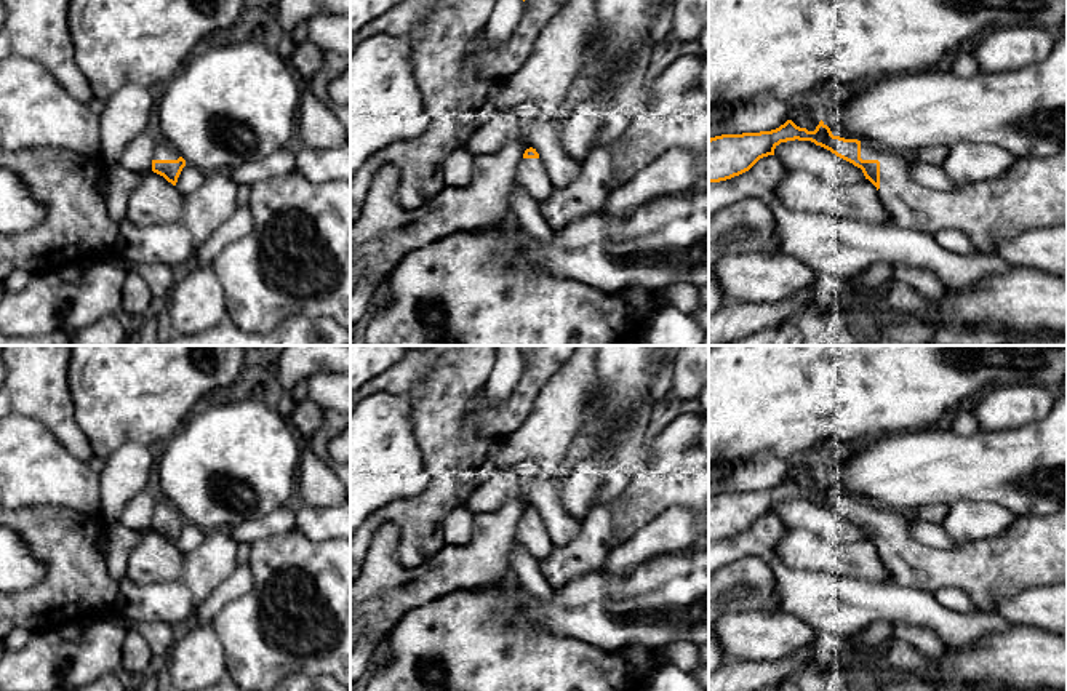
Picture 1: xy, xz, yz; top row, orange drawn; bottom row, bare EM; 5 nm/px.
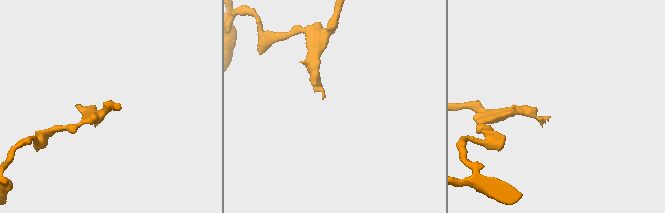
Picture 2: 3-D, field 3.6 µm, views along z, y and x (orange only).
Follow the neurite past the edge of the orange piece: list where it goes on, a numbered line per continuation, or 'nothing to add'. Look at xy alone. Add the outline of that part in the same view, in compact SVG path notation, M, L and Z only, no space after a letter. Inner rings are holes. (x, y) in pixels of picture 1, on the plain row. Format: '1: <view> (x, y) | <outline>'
1: xy (163, 509) | M158 499L154 509L154 518L178 518L181 513L165 499Z

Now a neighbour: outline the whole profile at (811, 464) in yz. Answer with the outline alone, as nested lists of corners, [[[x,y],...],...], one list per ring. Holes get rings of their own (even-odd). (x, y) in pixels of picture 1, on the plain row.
[[[800,457],[800,459],[790,461],[787,478],[793,478],[798,473],[806,473],[806,472],[811,472],[811,473],[822,477],[824,457],[822,459]]]

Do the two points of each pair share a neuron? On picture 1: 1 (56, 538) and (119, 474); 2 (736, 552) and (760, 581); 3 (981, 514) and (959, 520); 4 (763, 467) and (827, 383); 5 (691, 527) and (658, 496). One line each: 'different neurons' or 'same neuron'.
1: different neurons
2: different neurons
3: same neuron
4: different neurons
5: different neurons

